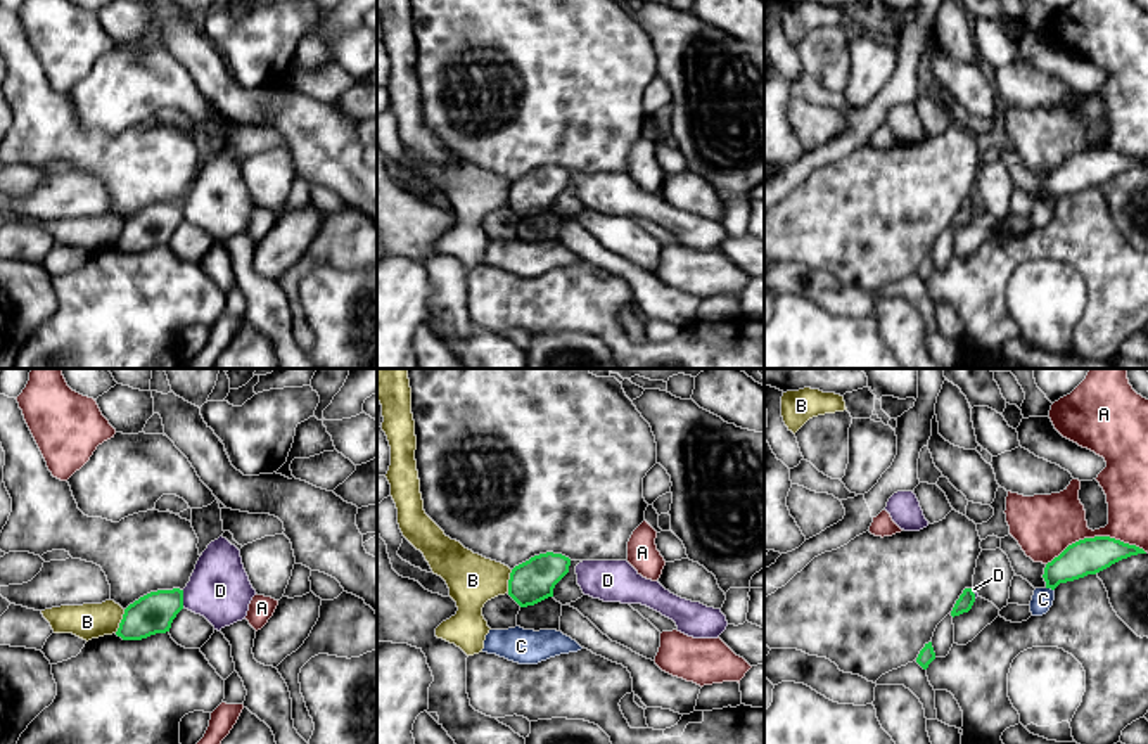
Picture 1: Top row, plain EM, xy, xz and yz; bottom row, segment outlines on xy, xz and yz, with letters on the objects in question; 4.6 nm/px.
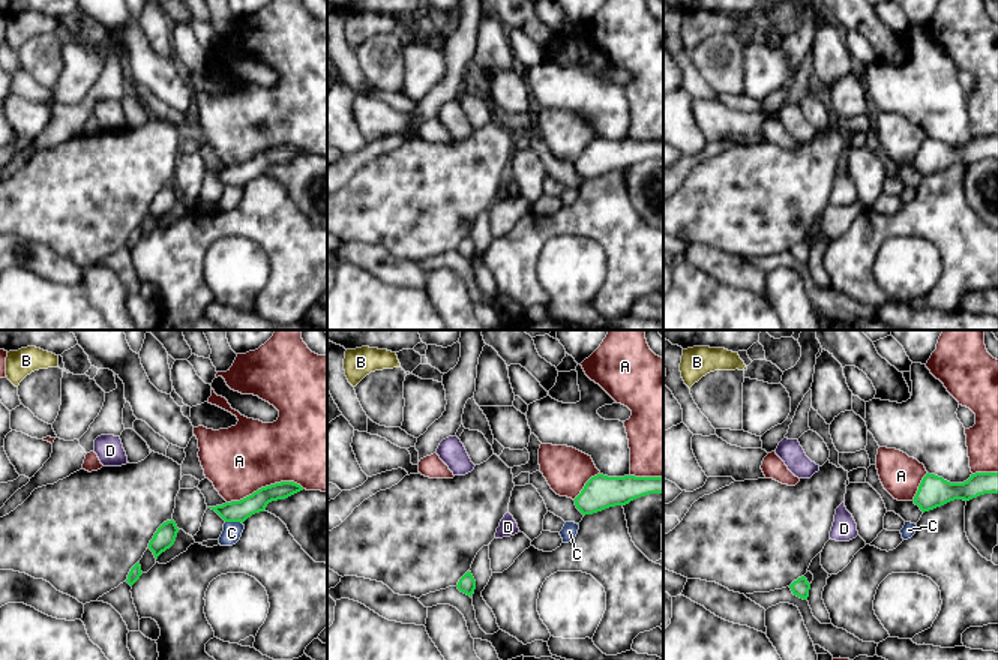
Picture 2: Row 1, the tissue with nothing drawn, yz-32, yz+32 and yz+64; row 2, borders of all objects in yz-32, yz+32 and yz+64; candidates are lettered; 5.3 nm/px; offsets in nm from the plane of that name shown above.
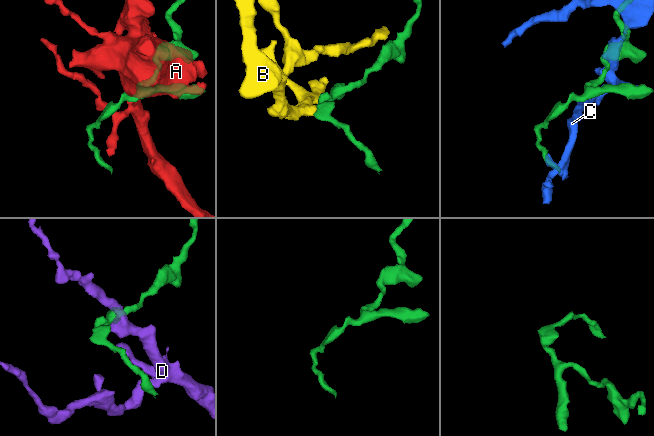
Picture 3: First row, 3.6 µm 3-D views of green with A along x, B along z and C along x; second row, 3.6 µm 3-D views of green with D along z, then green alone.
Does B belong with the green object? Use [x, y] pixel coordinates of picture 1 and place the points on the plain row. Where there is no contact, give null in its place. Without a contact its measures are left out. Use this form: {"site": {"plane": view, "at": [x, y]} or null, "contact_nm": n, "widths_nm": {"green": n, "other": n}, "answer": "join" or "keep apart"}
{"site": {"plane": "xy", "at": [121, 234]}, "contact_nm": 120, "widths_nm": {"green": 190, "other": 160}, "answer": "keep apart"}

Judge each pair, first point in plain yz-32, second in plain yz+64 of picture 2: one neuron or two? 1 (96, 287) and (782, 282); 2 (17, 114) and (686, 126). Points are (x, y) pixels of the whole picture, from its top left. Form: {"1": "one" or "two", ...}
{"1": "one", "2": "two"}

